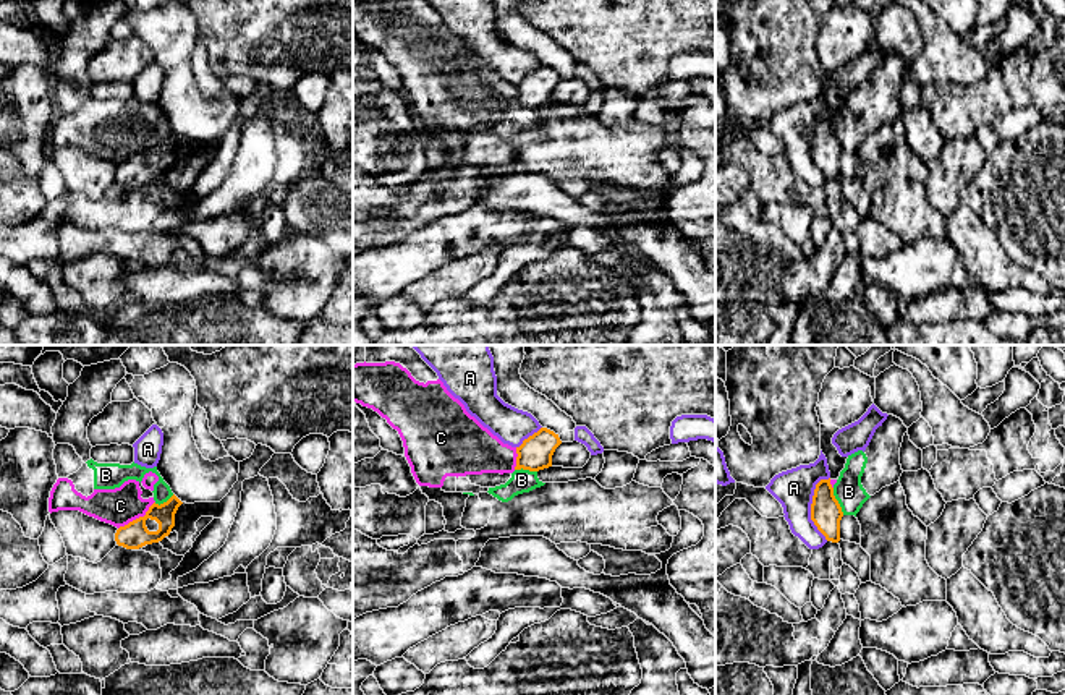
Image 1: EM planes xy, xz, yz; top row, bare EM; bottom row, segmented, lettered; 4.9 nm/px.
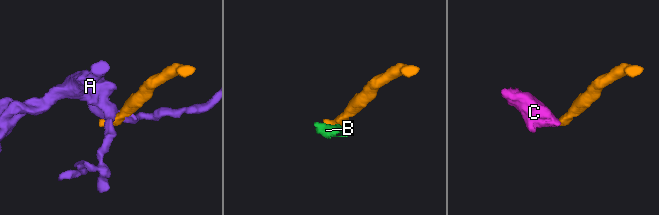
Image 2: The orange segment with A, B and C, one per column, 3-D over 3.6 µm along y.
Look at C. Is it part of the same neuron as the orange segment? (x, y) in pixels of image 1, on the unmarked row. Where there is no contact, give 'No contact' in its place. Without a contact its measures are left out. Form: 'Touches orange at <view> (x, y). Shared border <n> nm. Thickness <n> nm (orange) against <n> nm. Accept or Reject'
Touches orange at xy (140, 154). Shared border 240 nm. Thickness 140 nm (orange) against 190 nm. Reject

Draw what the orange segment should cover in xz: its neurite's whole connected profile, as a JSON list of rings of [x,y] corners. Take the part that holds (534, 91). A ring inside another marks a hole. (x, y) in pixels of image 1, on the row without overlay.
[[[541,65],[537,70],[523,78],[516,84],[516,104],[515,107],[539,109],[552,104],[552,92],[562,81],[558,71],[547,65]]]

